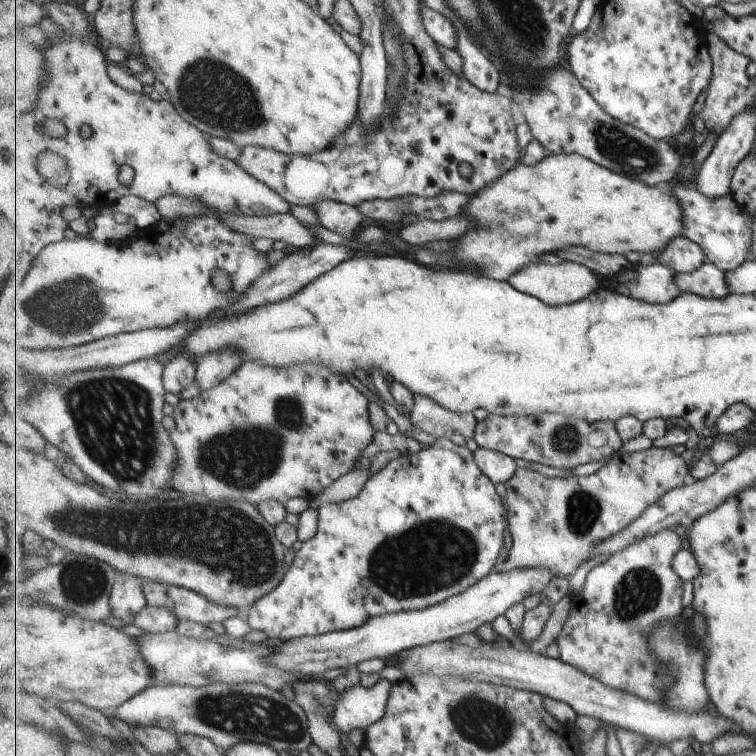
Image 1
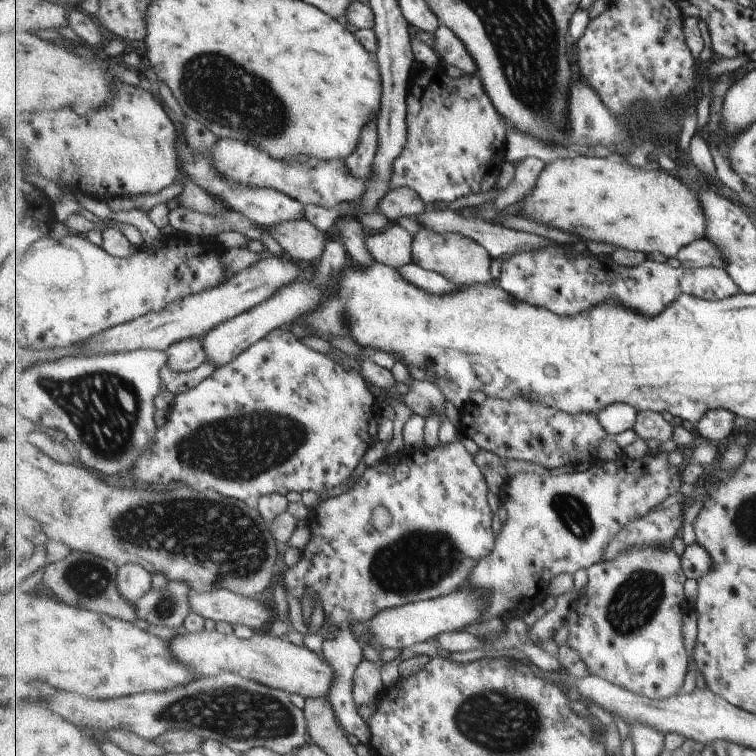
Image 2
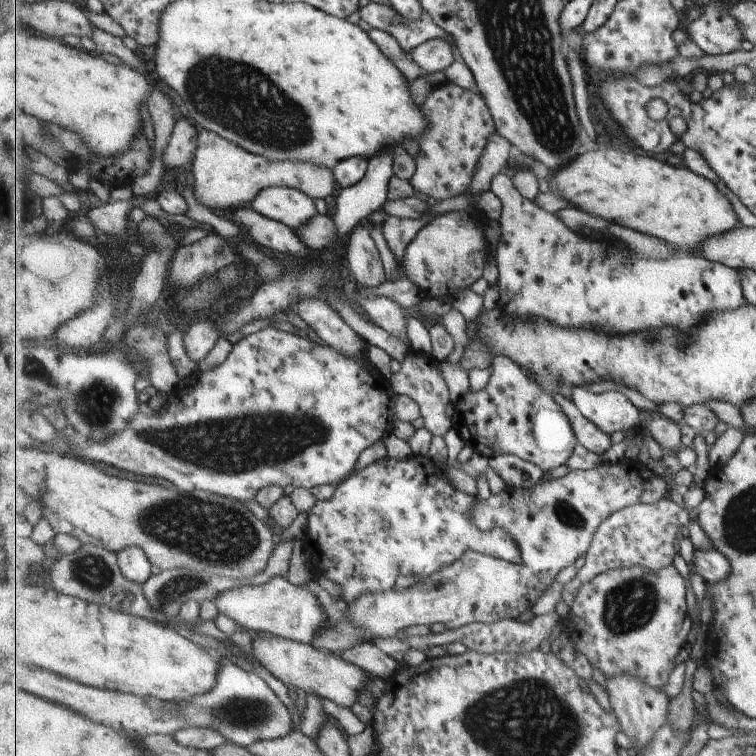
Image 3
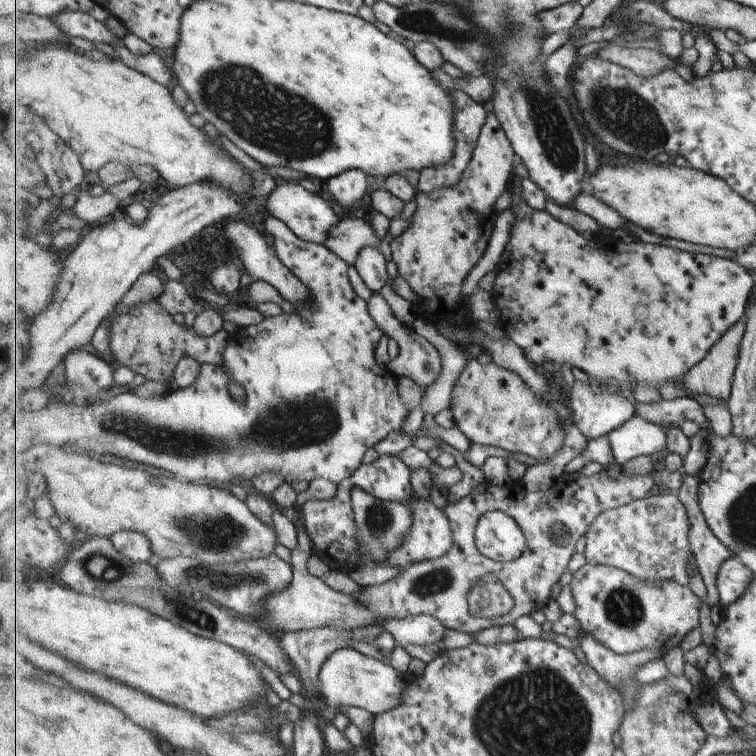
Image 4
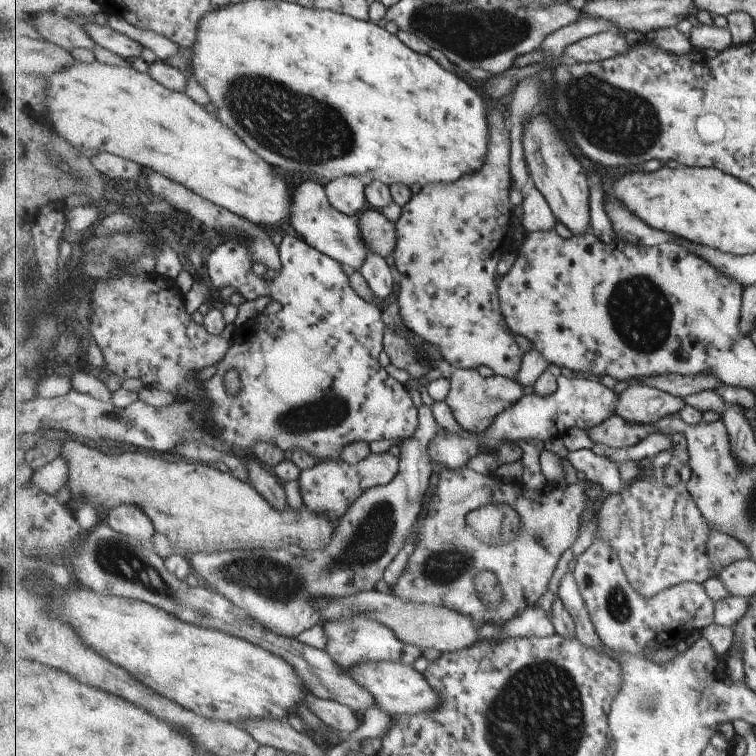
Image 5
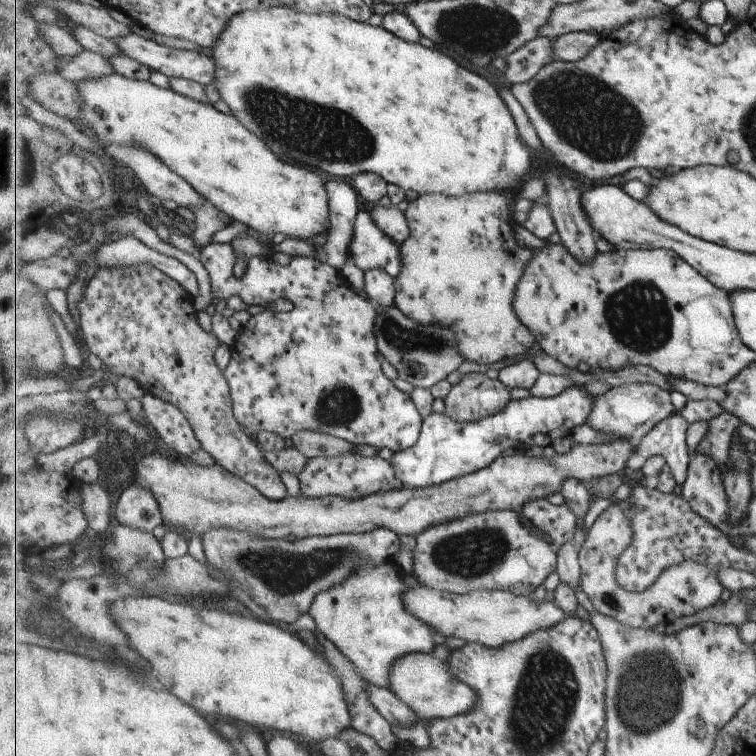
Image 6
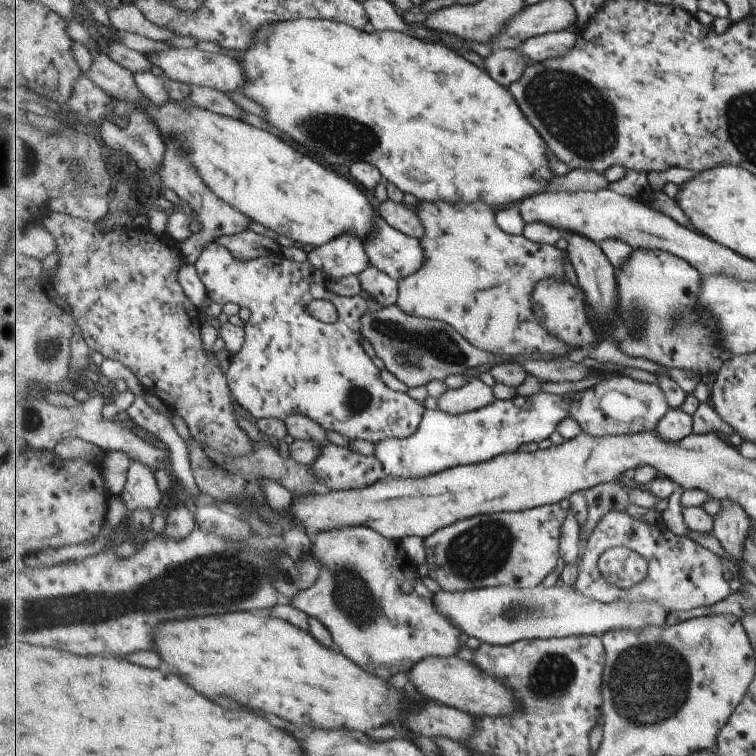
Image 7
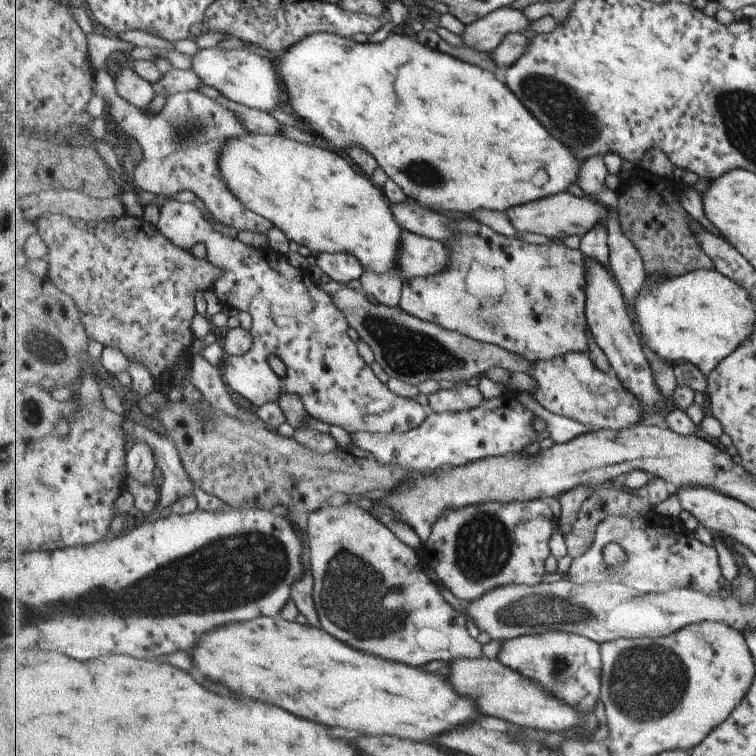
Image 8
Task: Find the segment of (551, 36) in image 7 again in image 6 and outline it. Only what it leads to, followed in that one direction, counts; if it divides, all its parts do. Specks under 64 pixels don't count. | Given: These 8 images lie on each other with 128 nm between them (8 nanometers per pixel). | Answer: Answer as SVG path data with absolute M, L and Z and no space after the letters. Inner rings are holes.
M580 31L555 38L555 58L557 61L579 61L589 56L597 44L601 44L601 36Z

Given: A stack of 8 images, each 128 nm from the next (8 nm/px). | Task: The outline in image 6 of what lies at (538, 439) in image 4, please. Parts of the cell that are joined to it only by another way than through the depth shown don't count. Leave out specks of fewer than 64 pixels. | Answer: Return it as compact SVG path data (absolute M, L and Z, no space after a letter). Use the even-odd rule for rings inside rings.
M475 372L465 375L458 384L452 386L451 392L444 399L444 406L445 413L456 422L473 422L505 410L505 406L512 401L511 390L499 378L491 380L483 372Z

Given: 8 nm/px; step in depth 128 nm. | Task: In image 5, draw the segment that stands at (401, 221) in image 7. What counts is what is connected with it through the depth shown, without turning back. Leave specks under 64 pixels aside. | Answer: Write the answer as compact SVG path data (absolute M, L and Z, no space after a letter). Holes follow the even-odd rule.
M367 208L359 218L360 235L370 252L385 258L391 256L397 244L395 222L389 222L381 211L373 208Z

